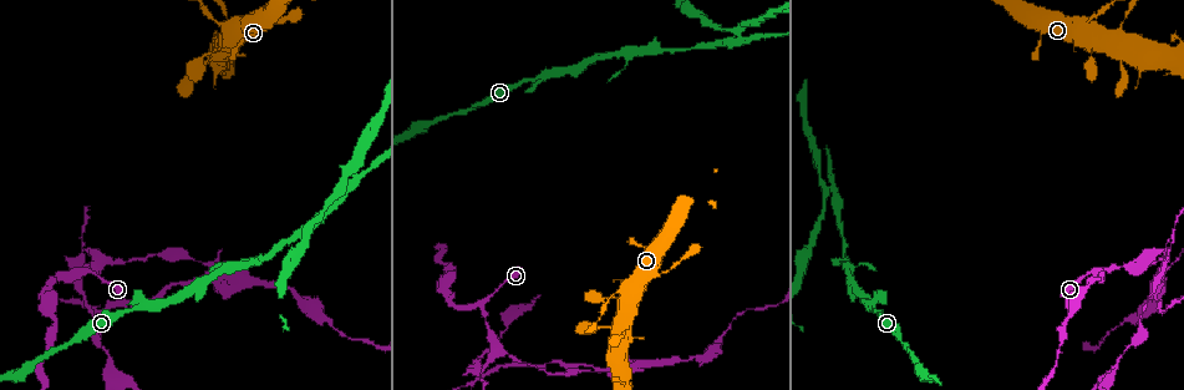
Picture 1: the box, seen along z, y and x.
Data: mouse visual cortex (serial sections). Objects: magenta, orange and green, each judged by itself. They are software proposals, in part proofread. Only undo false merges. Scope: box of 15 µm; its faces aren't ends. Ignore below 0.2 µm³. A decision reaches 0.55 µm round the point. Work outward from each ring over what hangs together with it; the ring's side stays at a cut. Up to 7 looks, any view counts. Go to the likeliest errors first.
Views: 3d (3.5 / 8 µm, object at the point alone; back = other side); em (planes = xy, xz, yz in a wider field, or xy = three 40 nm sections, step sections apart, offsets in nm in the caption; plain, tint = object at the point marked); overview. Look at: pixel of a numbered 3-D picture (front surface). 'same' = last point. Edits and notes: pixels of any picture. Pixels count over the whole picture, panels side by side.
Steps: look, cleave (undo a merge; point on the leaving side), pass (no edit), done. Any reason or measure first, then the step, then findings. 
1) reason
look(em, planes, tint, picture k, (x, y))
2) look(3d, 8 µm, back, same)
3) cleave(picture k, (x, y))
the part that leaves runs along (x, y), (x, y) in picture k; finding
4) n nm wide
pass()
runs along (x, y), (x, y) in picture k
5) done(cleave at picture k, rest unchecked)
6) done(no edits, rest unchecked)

four-way junction
look(3d, 3.5 µm, picture 1, (338, 189))

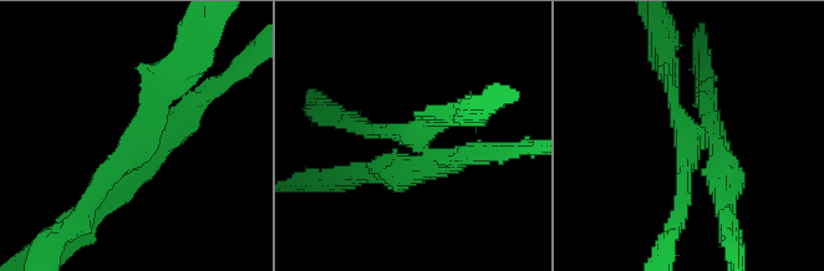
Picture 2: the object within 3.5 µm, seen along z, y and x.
4 arms; arms of 200, 200, 250, 400 nm; need the tissue
look(em, xy, step 1, tint, picture 2, (417, 141))

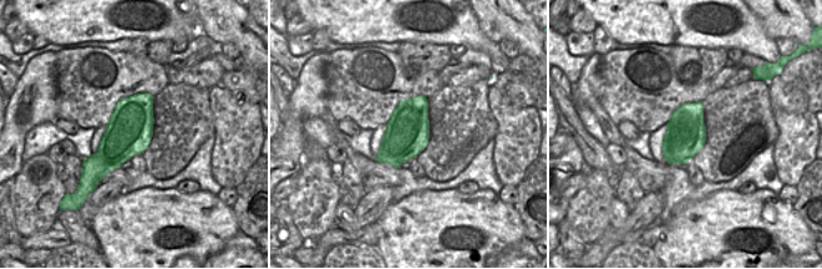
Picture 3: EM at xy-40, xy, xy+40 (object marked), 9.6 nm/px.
pass()
runs along (396, 173), (430, 153), (365, 128) in picture 2; one cell here

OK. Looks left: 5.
arms part here
look(3d, 8 µm, picture 1, (1097, 273))

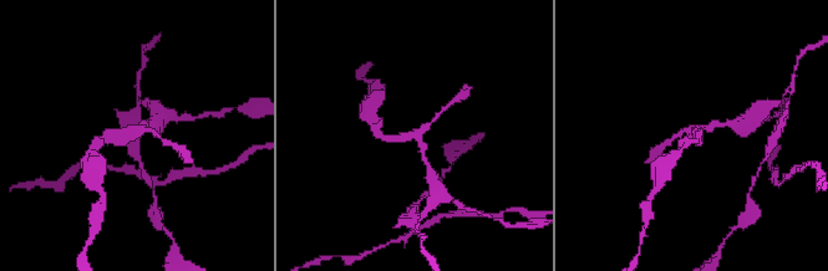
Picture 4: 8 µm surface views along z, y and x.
look(em, planes, tint, picture 4, (138, 131))

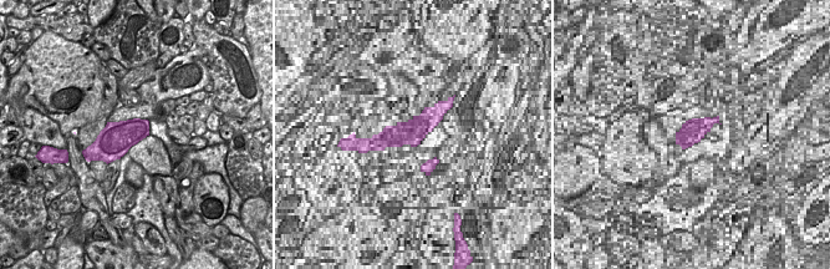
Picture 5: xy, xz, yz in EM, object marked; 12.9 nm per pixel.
pass()
runs along (670, 142), (682, 131), (727, 123) in picture 4; one cell here

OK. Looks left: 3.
branch point
look(3d, 8 µm, picture 1, (599, 373))

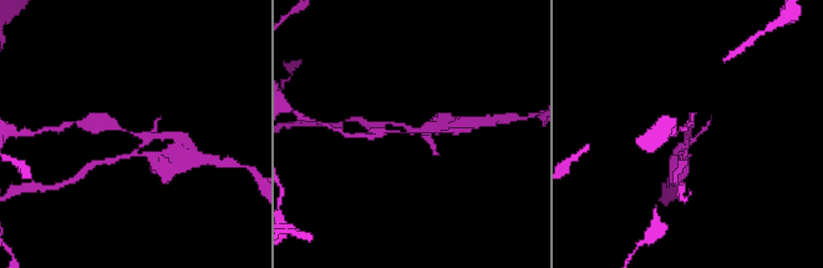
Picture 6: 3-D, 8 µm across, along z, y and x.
look(em, xy, step 2, tint, picture 6, (133, 133))

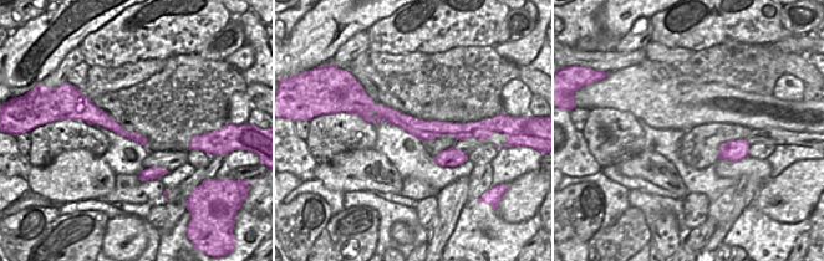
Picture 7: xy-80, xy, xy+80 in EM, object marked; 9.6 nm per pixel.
pass()
runs along (96, 126), (117, 126), (130, 134), (168, 134) in picture 6; all the same cell

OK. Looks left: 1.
done(no edits, rest unchecked)

